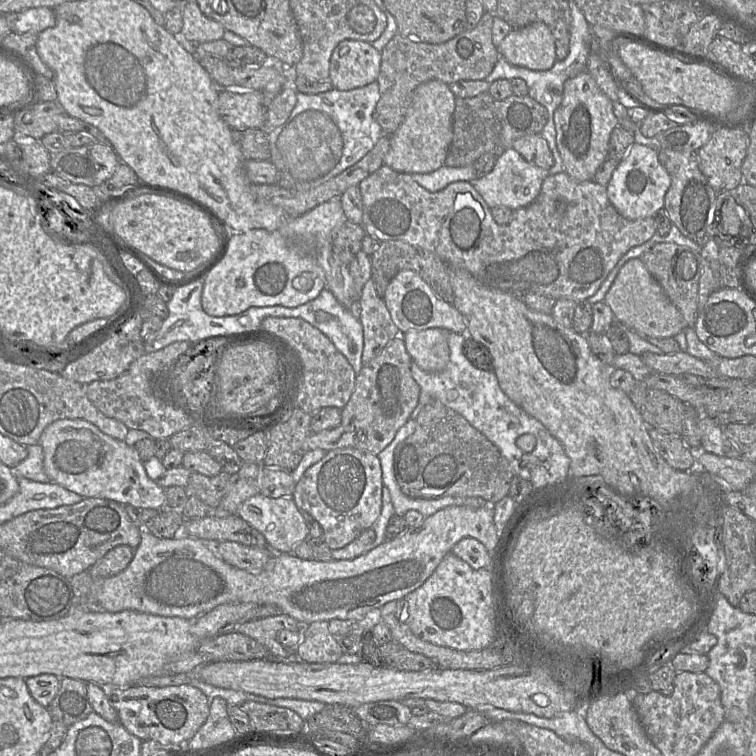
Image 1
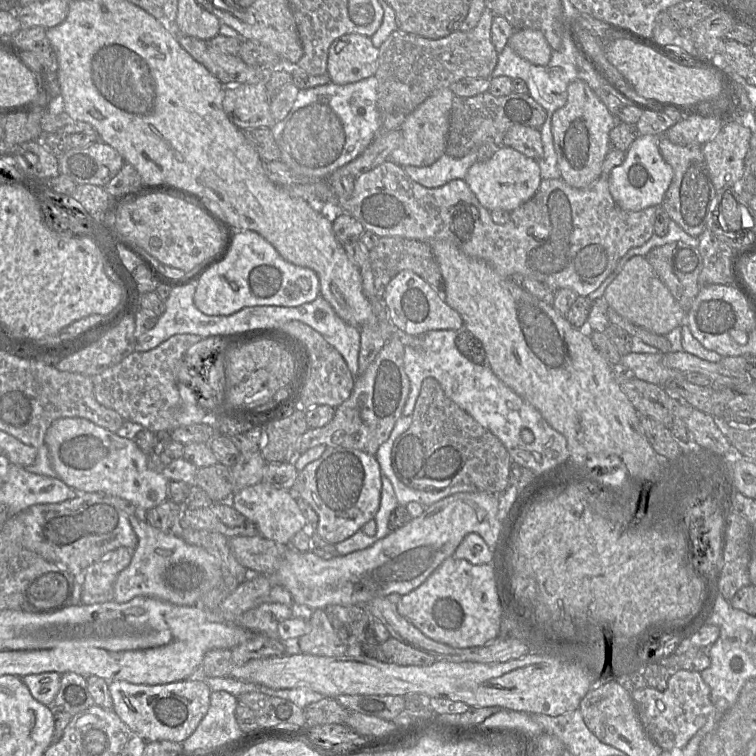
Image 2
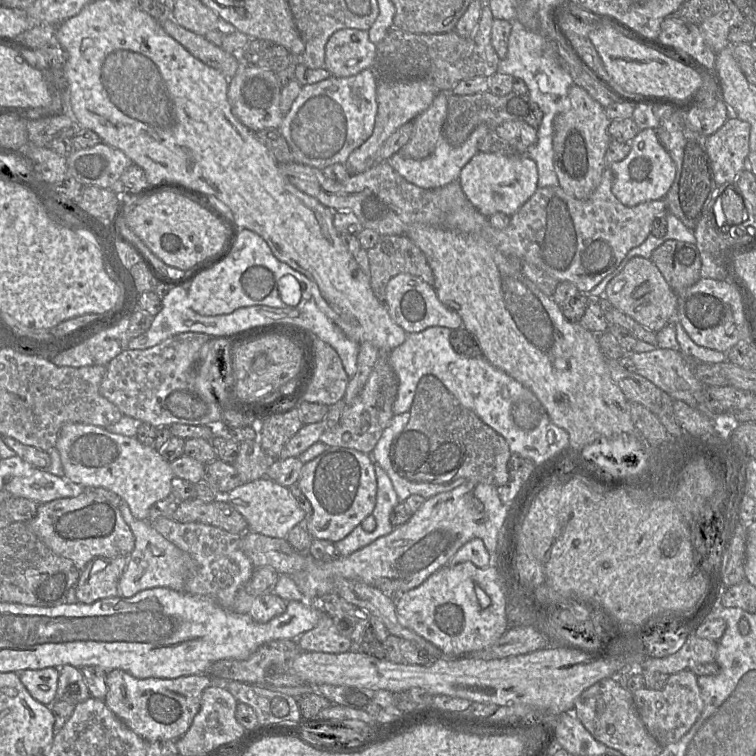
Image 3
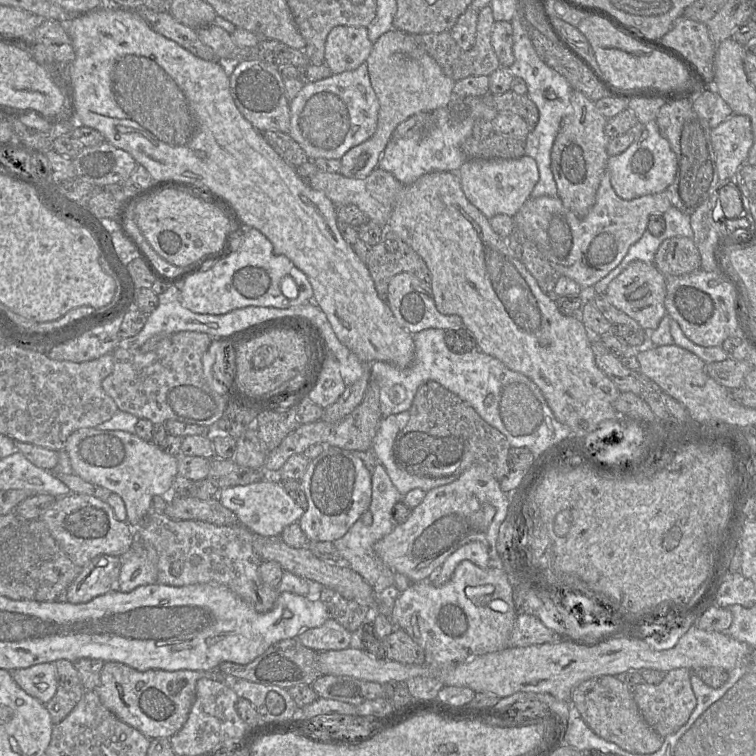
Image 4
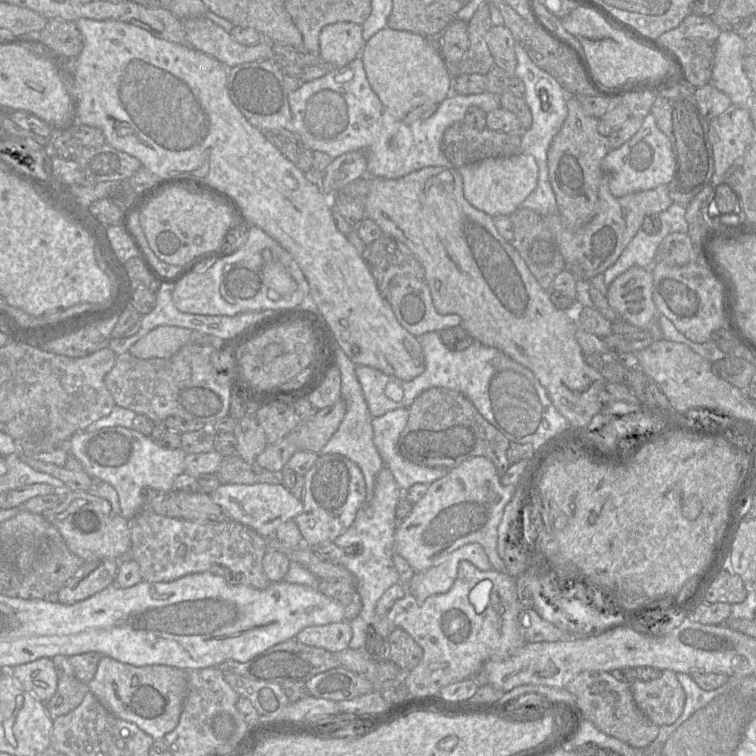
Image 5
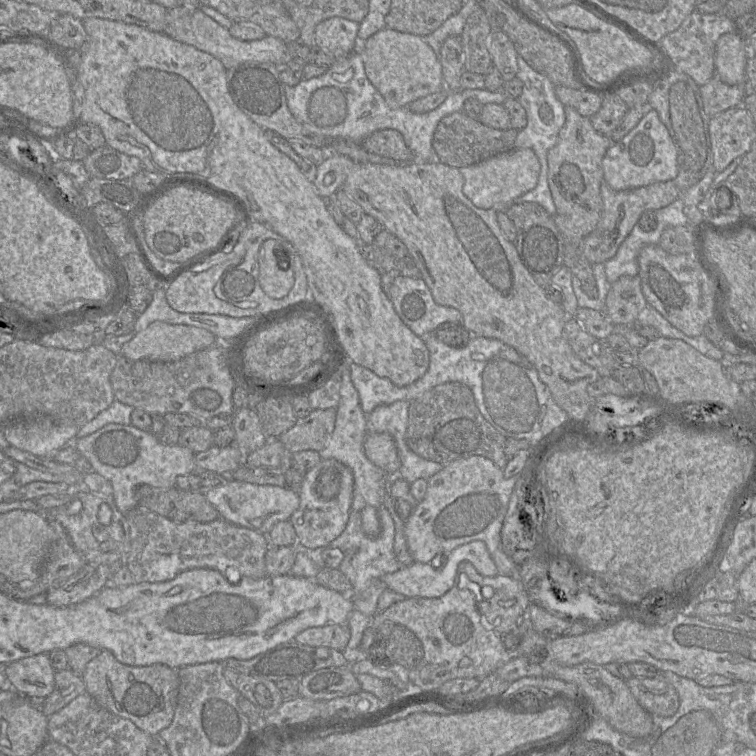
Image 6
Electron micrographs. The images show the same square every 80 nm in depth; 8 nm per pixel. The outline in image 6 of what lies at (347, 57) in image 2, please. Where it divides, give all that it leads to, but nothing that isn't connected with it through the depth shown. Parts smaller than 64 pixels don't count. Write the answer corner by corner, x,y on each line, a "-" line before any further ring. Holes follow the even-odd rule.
340,17
320,22
315,28
315,45
334,56
349,56
360,52
359,23

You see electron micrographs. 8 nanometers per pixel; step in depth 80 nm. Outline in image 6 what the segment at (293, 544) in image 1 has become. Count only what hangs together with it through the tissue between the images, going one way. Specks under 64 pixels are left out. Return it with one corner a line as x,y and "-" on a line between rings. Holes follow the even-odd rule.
226,479
222,484
203,491
207,500
218,510
220,518
266,536
276,523
290,519
300,506
298,491
288,487

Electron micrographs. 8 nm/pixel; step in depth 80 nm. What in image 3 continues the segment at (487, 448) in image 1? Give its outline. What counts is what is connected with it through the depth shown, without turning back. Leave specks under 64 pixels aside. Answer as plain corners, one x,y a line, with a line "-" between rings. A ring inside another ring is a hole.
425,375
420,379
409,413
407,425
394,439
390,449
392,466
401,477
415,483
430,484
445,484
456,477
496,487
509,482
508,461
511,453
506,440
483,423
474,412
464,407
438,378

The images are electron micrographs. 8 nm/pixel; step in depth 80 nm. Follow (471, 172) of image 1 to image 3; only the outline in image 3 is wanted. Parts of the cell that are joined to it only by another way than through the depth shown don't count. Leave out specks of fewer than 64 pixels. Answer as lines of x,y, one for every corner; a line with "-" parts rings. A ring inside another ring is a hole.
486,124
477,126
467,140
460,146
452,146
444,136
441,136
435,146
434,151
423,159
406,158
395,153
386,162
395,169
406,181
424,189
439,188
451,181
459,179
462,168
478,153
478,142
488,132

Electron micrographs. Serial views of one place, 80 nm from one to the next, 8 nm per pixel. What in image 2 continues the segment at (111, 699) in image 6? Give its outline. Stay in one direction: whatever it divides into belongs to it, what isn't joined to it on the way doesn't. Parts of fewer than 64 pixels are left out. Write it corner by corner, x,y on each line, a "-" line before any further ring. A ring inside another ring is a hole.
200,678
168,684
133,684
123,680
109,682
113,711
145,742
167,740
182,743
196,730
210,706
211,690

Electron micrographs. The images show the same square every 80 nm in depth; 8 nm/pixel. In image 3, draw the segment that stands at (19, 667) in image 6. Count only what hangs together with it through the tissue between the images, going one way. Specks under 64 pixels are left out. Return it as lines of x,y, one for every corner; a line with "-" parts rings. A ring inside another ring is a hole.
56,667
44,668
41,670
24,670
23,672
14,672
19,674
22,684
25,686
31,696
44,705
51,705
55,698
58,688
59,669

